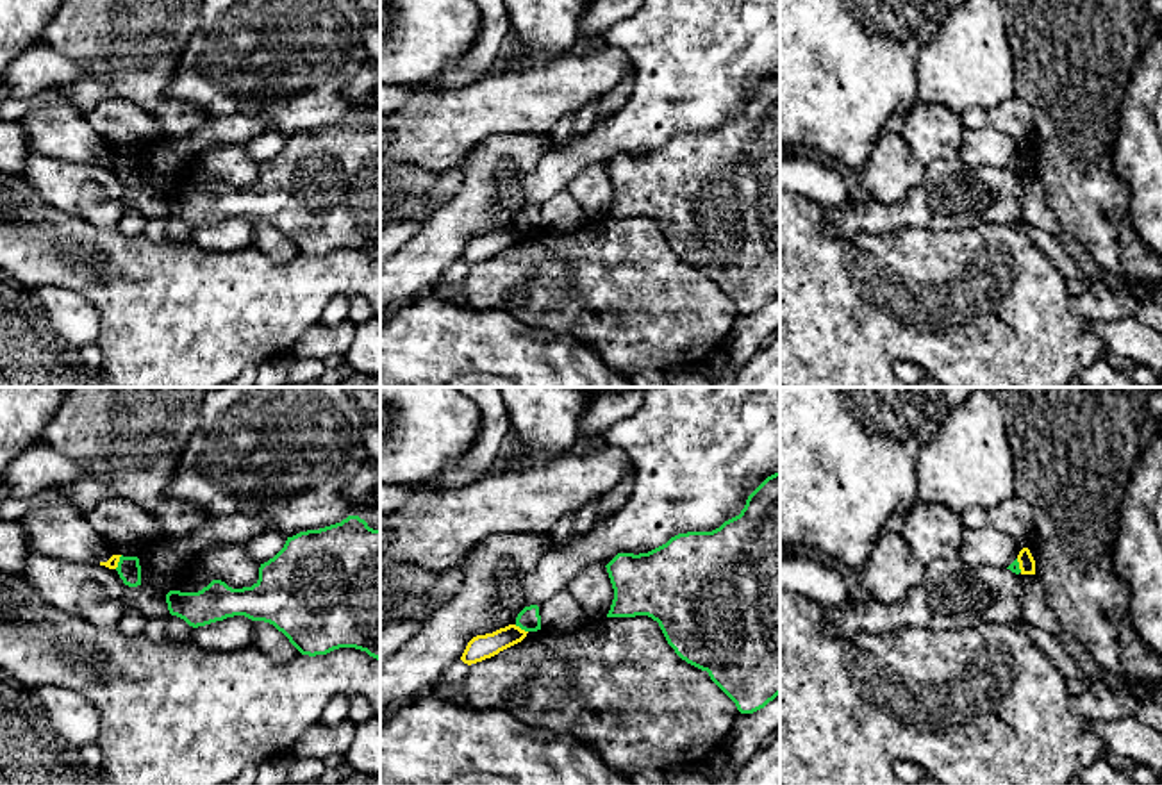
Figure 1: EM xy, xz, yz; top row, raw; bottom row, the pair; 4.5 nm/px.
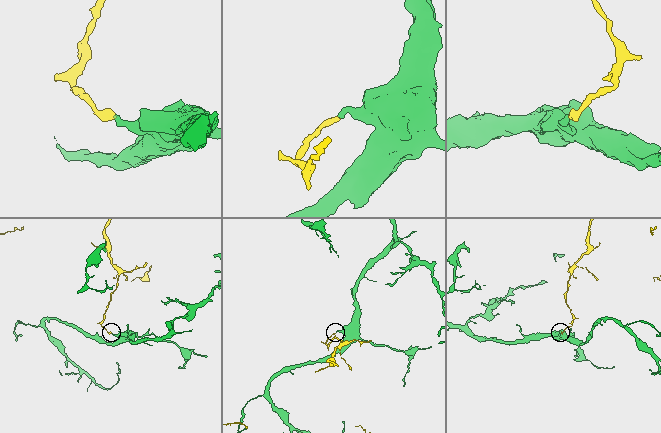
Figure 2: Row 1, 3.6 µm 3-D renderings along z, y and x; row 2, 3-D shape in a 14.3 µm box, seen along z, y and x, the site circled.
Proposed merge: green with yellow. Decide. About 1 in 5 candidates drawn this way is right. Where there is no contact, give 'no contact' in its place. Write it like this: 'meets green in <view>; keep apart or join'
meets green in xz; keep apart

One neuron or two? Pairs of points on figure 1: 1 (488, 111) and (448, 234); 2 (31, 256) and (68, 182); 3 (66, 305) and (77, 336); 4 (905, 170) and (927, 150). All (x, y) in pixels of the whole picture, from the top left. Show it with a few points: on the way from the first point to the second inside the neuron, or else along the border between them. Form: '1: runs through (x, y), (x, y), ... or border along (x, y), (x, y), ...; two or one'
1: border along (518, 132), (493, 132), (463, 157); two
2: border along (25, 179), (43, 200), (95, 223); two
3: runs through (68, 313), (77, 322), (77, 329); one
4: border along (898, 132), (907, 148), (925, 165); two

